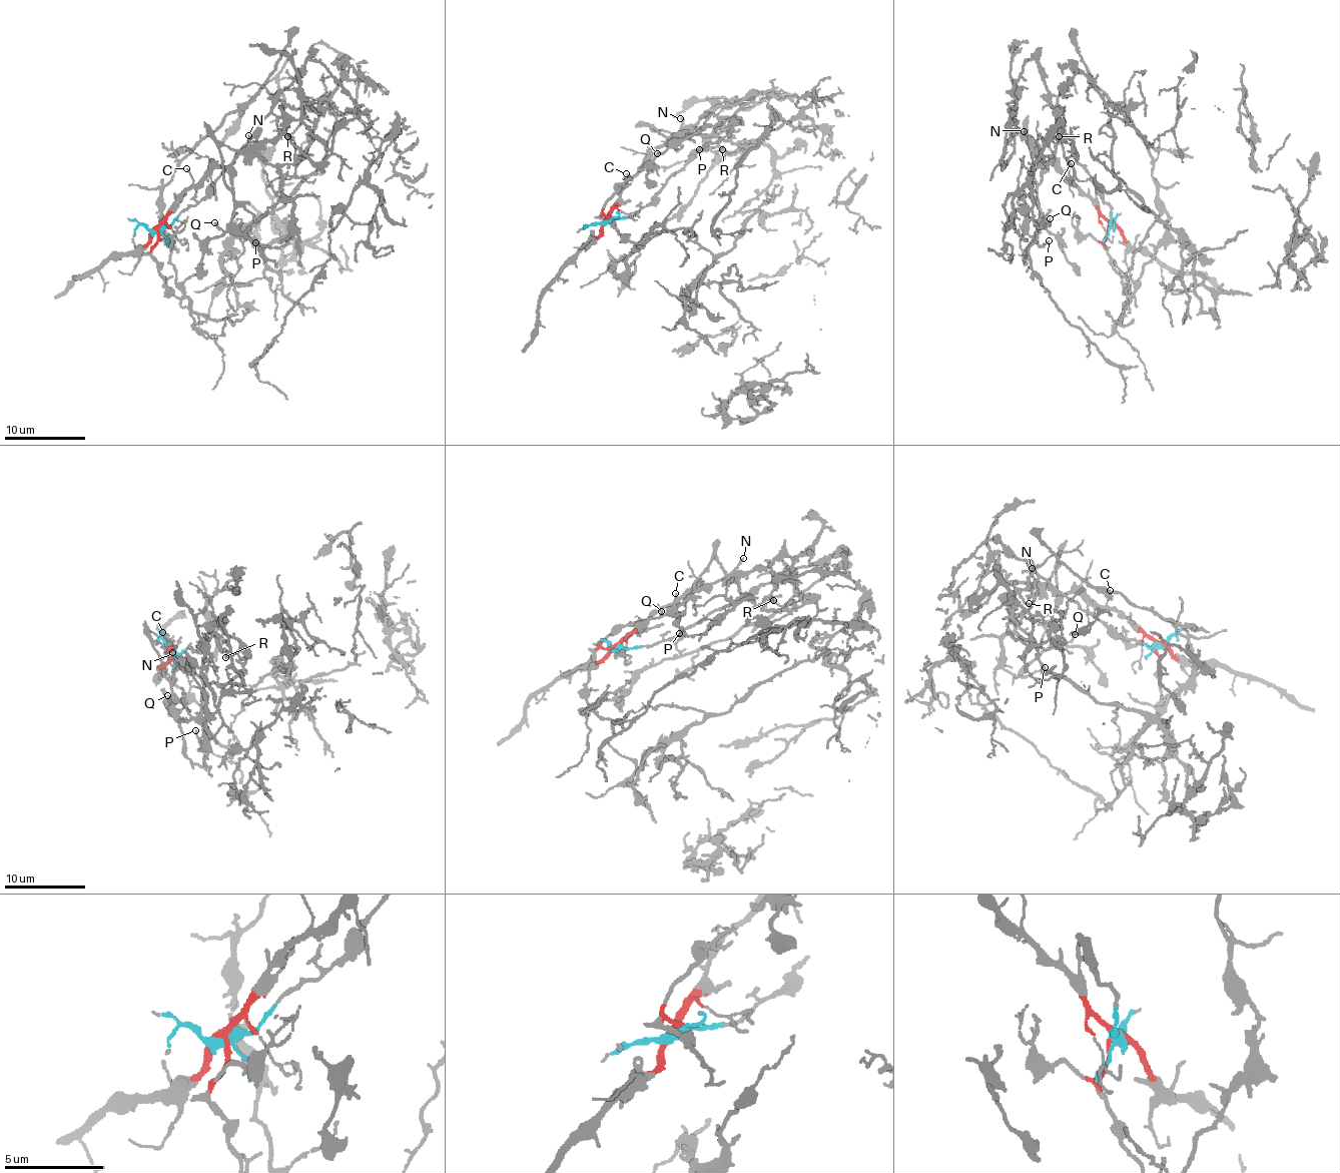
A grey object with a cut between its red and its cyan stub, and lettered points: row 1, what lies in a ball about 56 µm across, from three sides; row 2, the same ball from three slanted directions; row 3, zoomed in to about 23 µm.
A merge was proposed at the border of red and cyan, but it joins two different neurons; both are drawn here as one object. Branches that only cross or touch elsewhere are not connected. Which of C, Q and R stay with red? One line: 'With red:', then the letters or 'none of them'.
With red: C, Q

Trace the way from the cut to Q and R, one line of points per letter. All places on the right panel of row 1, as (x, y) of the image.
Q: (1112, 224), (1052, 163), (1047, 163), (1037, 188), (1039, 220), (1044, 226), (1050, 217)
R: (1112, 224), (1112, 209), (1076, 160), (1076, 148), (1051, 101), (1052, 108), (1063, 108), (1065, 133), (1058, 136)

